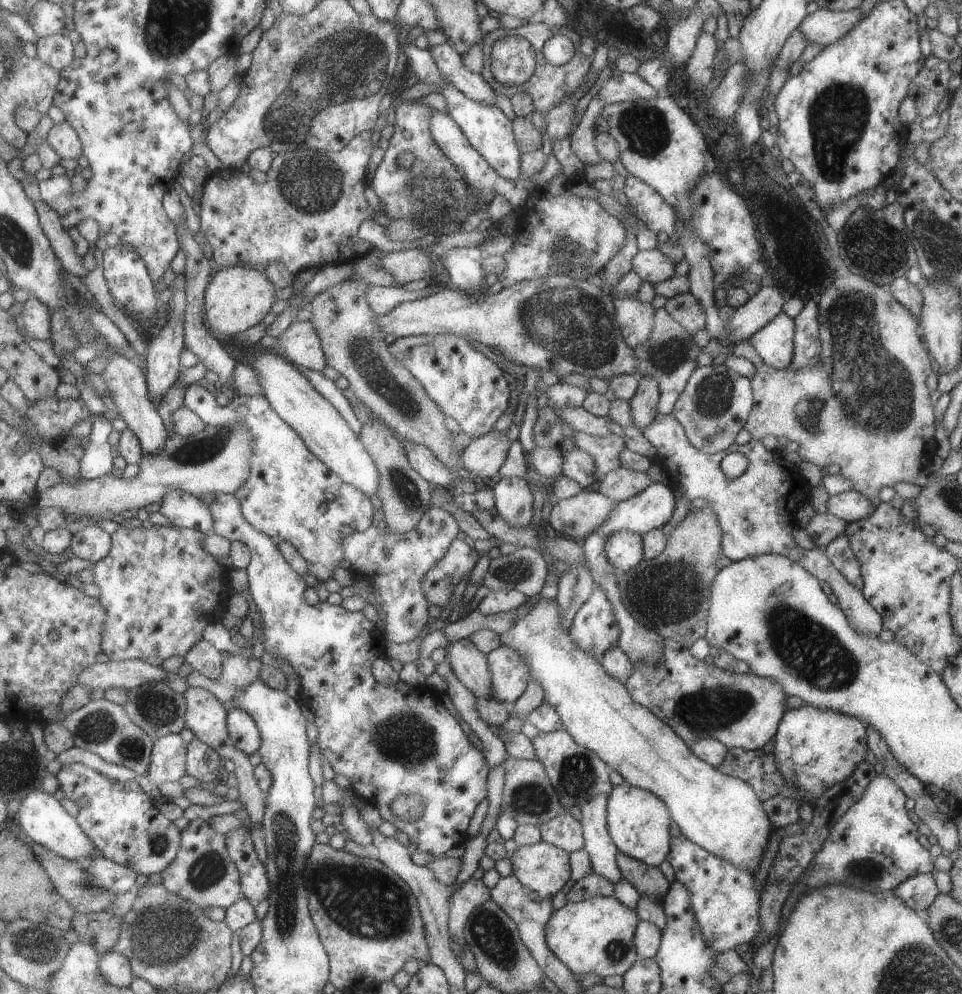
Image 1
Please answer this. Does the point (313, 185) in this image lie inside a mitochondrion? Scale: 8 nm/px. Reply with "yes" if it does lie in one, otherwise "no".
yes

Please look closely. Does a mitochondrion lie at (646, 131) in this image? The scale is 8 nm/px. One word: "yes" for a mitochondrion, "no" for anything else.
yes

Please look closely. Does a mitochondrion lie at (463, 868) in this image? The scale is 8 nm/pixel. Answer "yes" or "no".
no

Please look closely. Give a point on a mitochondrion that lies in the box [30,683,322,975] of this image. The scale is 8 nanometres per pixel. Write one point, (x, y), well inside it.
(288, 863)

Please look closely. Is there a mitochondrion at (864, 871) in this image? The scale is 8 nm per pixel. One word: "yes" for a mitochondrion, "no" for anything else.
yes

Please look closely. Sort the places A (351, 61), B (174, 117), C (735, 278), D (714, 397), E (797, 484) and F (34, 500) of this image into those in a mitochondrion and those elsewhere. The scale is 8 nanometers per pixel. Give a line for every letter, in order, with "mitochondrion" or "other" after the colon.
A: mitochondrion
B: other
C: other
D: mitochondrion
E: other
F: other

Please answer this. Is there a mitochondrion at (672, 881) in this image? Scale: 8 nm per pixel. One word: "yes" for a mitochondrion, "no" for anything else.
no

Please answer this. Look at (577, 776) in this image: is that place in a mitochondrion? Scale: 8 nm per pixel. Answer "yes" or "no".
yes

